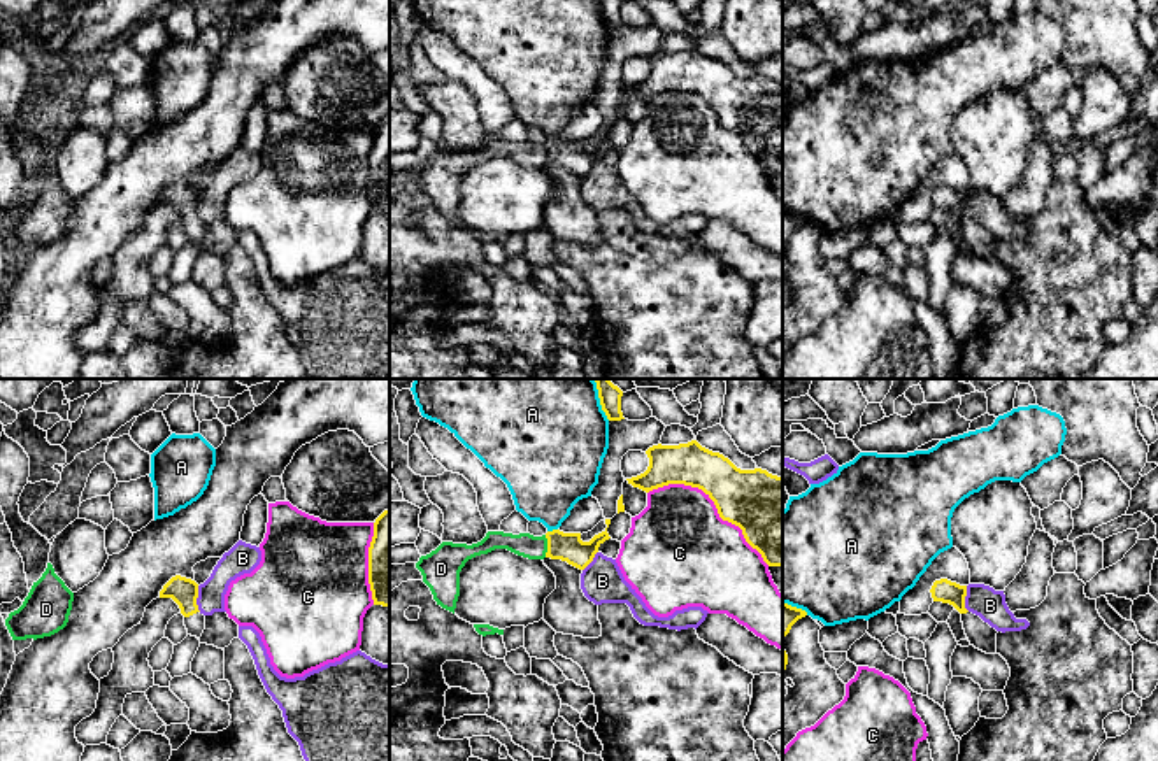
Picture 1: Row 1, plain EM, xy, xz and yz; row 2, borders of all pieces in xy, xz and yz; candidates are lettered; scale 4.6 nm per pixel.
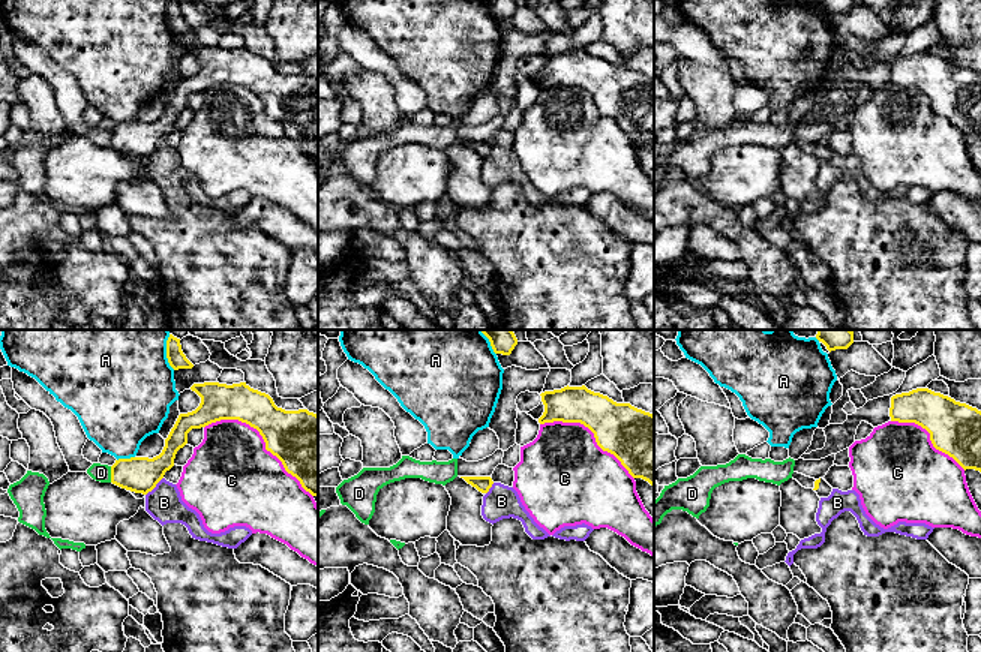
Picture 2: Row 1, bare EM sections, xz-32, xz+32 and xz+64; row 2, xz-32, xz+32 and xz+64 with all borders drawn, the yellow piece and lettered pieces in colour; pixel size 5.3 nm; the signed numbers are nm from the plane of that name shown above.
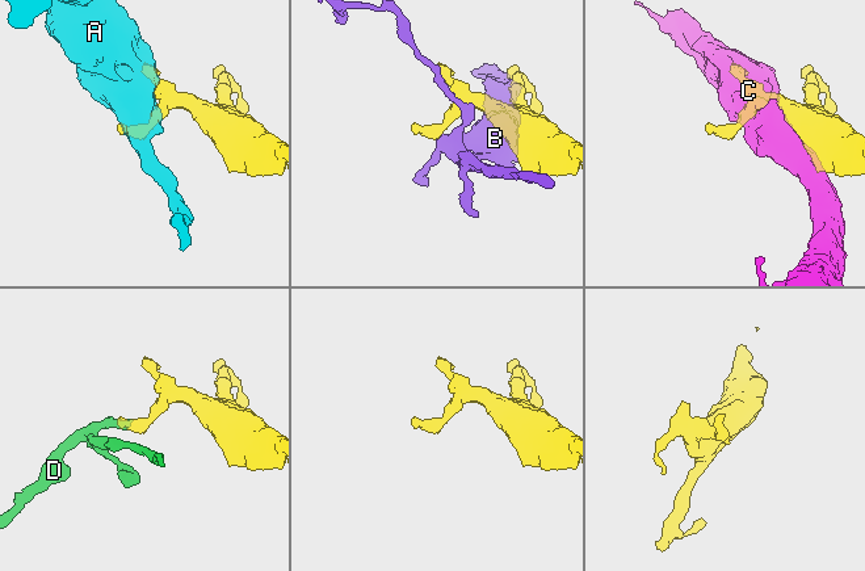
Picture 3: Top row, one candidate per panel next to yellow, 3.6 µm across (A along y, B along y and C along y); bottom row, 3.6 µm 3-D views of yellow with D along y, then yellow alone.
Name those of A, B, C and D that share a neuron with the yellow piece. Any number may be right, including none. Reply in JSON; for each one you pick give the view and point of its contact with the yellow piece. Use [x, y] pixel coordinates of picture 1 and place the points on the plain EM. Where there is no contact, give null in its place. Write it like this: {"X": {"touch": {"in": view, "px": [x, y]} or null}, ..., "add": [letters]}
{"add": []}

